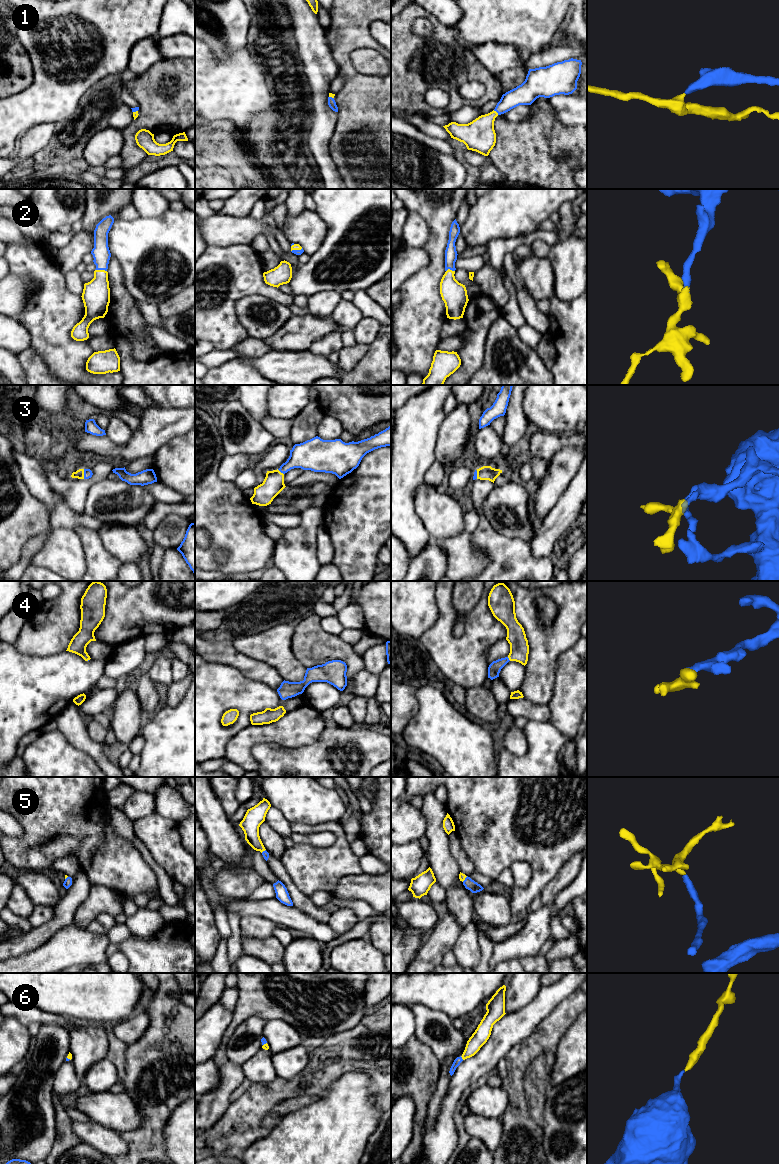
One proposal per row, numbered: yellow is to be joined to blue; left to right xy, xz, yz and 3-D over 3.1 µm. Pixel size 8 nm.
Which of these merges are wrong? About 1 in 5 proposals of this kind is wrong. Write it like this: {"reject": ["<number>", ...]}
{"reject": []}

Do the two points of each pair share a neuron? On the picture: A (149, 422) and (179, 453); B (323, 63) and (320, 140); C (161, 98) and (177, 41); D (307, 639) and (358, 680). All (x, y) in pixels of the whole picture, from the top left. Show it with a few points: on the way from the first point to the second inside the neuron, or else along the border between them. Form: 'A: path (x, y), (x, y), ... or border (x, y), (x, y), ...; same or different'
A: border (184, 433), (171, 438), (154, 453); different
B: path (320, 82), (320, 121); same
C: border (164, 57), (184, 58); different
D: border (364, 668), (352, 677), (352, 693); different

